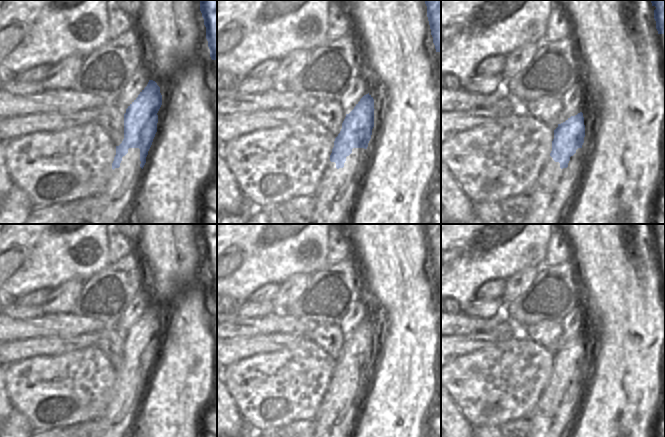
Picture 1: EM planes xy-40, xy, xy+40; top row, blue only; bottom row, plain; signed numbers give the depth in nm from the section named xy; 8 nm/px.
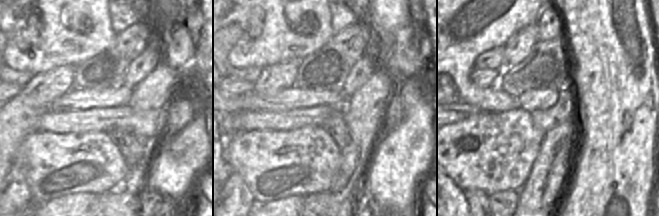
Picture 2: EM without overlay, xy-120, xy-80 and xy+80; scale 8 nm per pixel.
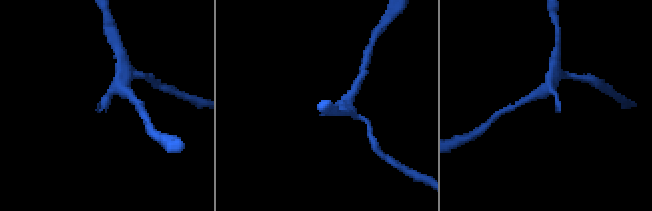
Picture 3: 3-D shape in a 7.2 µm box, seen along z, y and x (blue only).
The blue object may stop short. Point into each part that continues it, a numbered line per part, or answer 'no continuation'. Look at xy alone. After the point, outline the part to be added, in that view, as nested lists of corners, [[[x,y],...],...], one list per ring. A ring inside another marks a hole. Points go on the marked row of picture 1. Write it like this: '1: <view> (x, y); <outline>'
1: xy (342, 192); [[[353,148],[352,153],[346,157],[343,168],[339,168],[339,173],[332,183],[330,191],[330,201],[319,200],[314,205],[314,224],[344,224],[349,213],[358,186],[358,179],[364,167],[366,159],[366,149]]]

